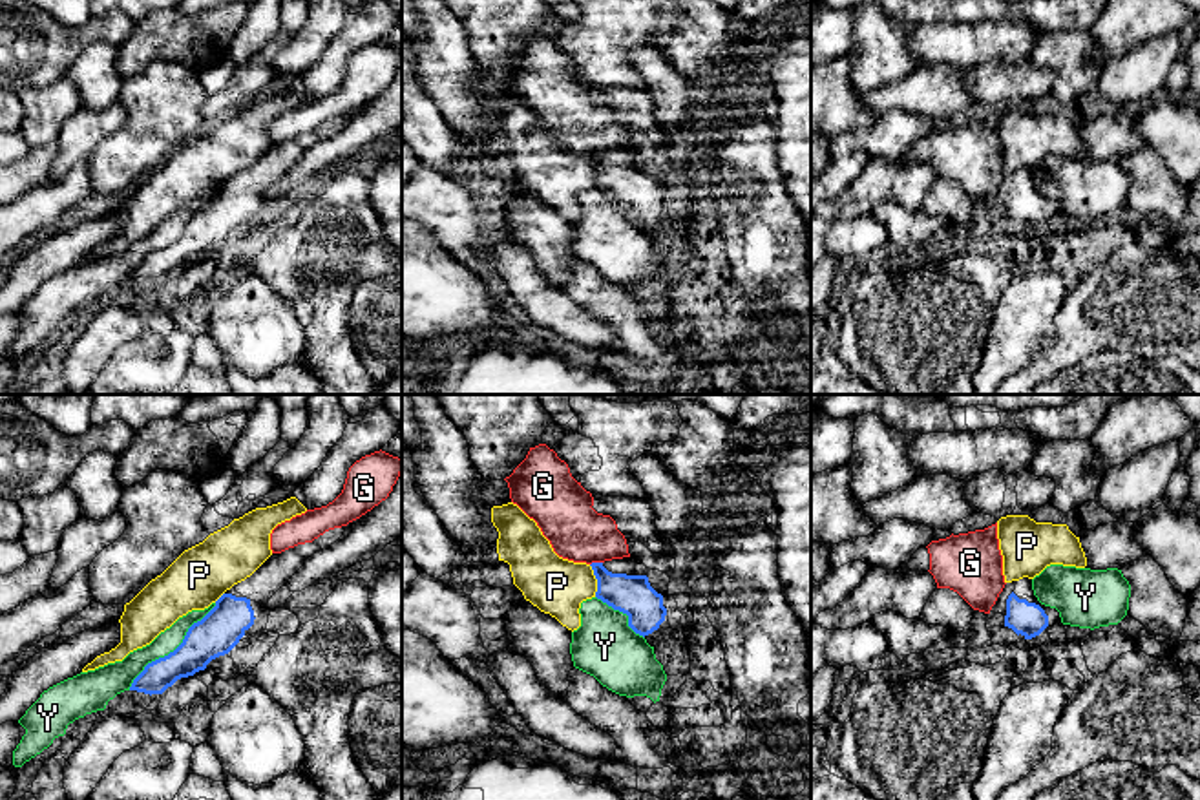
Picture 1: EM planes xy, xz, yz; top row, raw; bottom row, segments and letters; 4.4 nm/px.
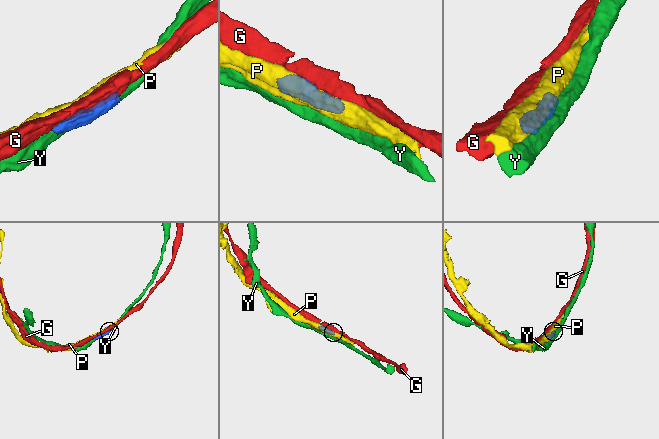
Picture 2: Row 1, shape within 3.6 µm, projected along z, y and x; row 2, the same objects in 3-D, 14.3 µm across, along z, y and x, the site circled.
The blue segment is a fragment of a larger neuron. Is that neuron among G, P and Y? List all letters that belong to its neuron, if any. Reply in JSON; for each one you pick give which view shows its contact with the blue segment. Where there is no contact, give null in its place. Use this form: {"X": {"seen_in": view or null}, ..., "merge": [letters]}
{"merge": []}

